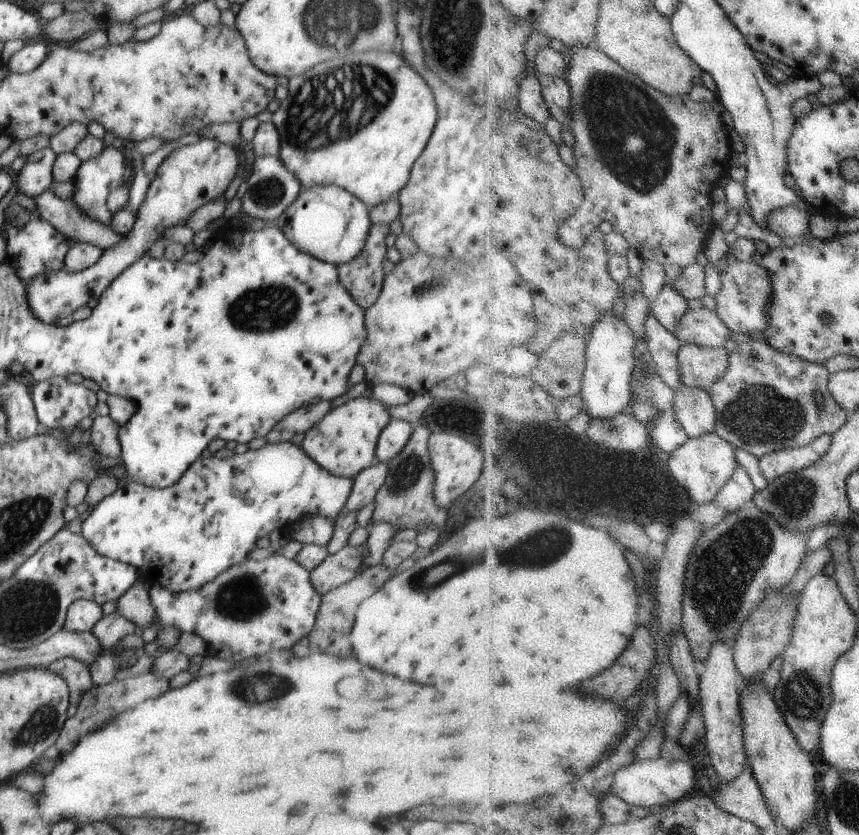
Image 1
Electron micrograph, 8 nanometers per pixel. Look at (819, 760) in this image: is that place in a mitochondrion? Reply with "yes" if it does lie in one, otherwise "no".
no

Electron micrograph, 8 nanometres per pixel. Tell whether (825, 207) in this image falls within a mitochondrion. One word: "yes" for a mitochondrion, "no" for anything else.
no

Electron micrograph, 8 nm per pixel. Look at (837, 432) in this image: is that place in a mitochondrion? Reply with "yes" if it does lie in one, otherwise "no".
no

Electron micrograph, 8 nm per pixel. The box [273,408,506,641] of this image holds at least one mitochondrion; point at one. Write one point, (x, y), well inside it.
(407, 472)

